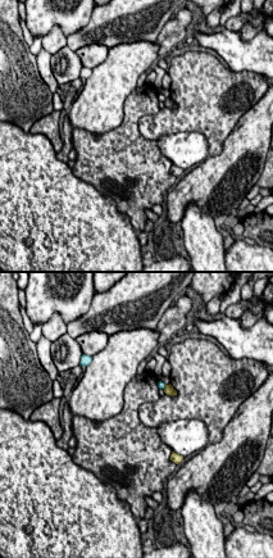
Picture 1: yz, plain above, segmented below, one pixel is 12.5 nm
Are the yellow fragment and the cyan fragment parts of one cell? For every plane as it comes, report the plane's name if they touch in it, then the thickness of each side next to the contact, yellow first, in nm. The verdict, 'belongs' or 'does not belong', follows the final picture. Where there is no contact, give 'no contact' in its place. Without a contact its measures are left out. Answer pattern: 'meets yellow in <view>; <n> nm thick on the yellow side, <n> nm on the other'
meets yellow in yz; 120 nm thick on the yellow side, 90 nm on the other

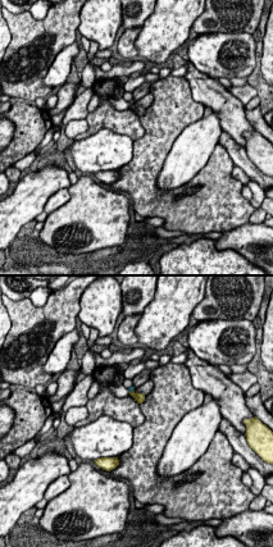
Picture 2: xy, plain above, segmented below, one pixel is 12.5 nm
meets yellow in xy; 130 nm thick on the yellow side, 50 nm on the other

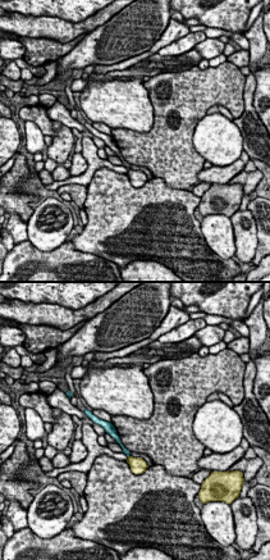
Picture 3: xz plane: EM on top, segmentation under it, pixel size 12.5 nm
no contact

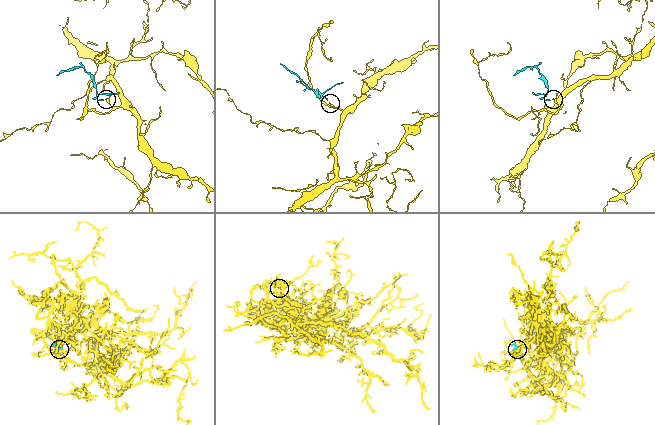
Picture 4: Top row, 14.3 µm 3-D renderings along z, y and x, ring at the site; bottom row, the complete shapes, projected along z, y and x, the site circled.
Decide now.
does not belong

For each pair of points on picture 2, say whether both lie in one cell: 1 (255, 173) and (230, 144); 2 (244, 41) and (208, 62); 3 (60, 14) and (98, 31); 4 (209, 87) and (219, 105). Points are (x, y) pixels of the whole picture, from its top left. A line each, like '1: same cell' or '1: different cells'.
1: same cell
2: same cell
3: different cells
4: same cell

